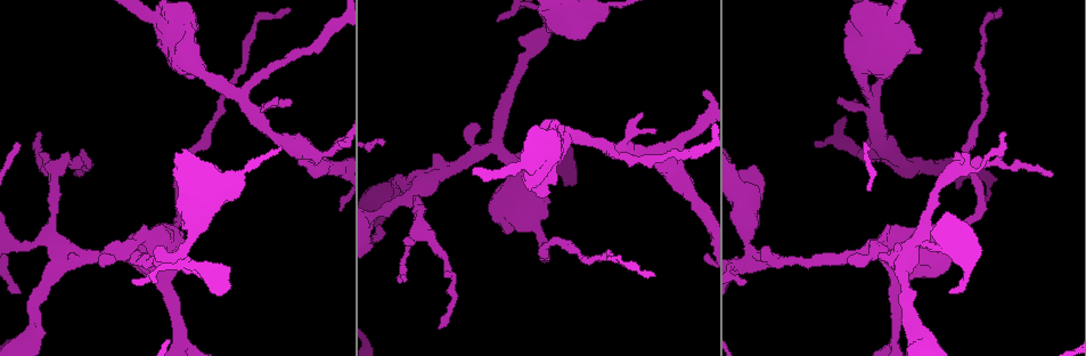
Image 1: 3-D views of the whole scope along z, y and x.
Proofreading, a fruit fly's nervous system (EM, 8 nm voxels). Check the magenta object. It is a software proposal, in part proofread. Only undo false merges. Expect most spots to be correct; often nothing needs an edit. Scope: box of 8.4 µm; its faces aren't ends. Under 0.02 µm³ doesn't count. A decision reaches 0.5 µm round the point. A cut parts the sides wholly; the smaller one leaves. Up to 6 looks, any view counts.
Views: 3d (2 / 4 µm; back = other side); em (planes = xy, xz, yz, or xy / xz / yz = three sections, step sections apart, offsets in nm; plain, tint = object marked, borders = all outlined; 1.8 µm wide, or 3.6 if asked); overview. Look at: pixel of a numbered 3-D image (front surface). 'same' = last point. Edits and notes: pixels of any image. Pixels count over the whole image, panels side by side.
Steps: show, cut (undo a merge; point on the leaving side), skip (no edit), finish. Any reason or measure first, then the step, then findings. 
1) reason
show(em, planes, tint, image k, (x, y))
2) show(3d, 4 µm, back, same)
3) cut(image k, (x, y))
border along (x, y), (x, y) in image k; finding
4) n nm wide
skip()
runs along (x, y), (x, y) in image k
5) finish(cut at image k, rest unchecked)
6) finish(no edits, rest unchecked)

a narrow waist
show(3d, 2 µm, back, image 1, (395, 203))

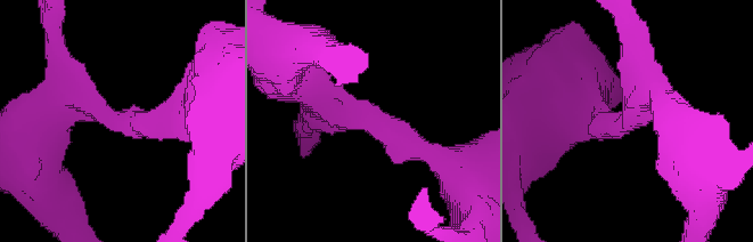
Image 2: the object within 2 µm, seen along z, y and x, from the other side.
arms of 300, 360 nm; shape alone is not enough
show(em, xz, step 16, tint, image 2, (120, 122))

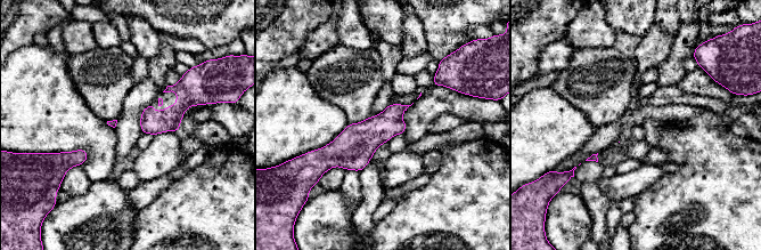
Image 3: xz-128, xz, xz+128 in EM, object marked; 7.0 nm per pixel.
skip()
one neuron here

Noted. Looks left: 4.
a fork
show(em, planes, tint, image 1, (951, 168))

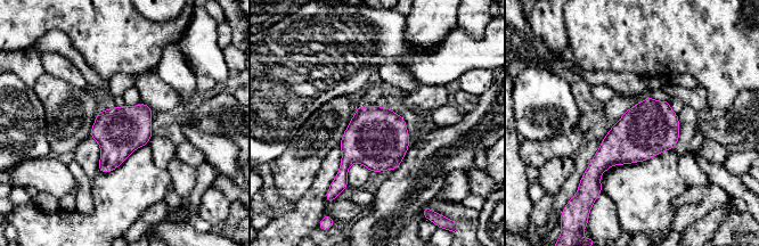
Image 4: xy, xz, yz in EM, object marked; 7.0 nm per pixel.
skip()
continuous, no second neuron

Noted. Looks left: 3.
thick turns thin
show(em, xy, step 8, tint, image 1, (759, 256))

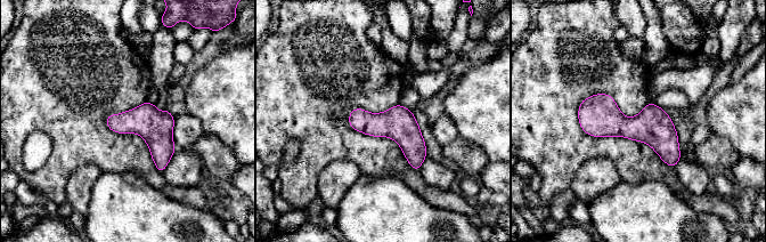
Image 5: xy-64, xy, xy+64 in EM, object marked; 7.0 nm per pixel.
another direction
show(em, planes, tint, same)

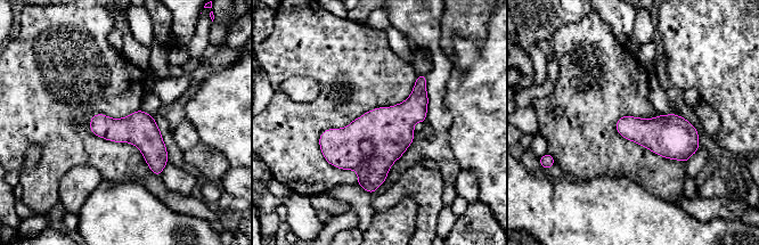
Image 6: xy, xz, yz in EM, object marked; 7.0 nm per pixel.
240 nm wide
skip()
continuous, no second neuron

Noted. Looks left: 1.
finish(no edits, rest unchecked)

